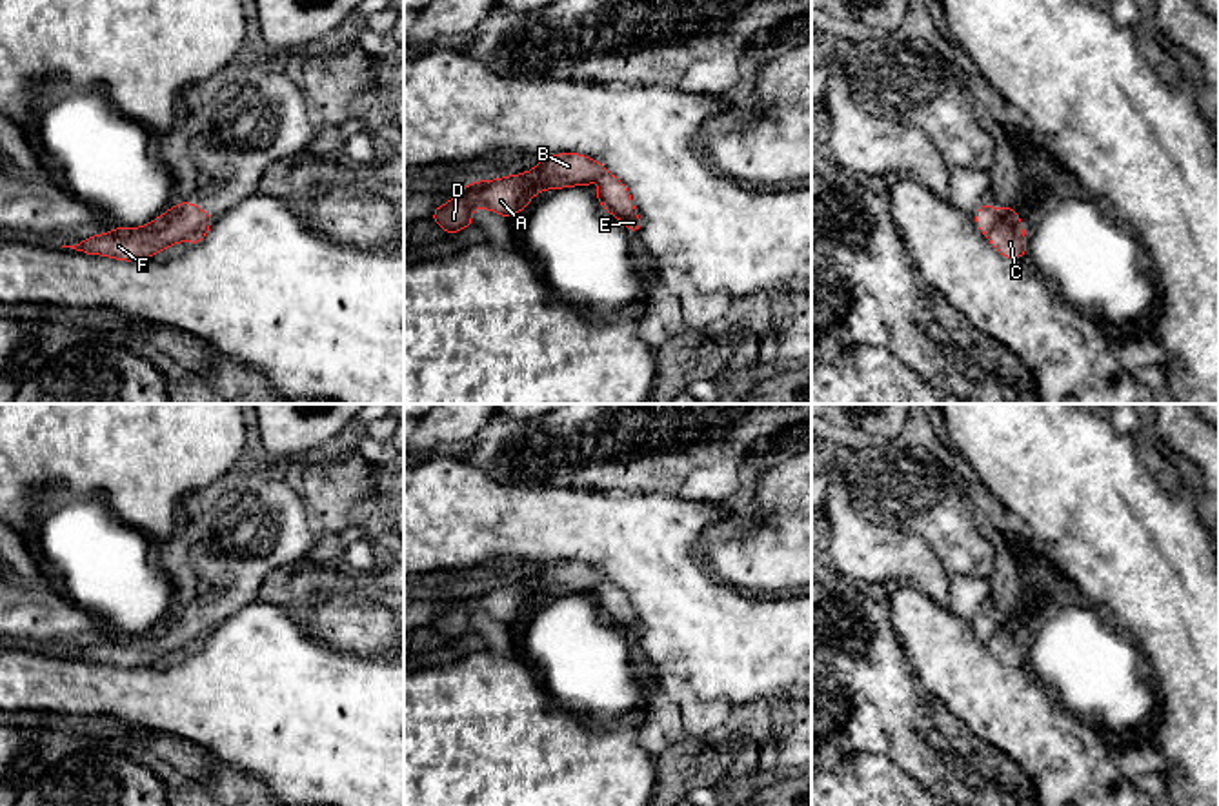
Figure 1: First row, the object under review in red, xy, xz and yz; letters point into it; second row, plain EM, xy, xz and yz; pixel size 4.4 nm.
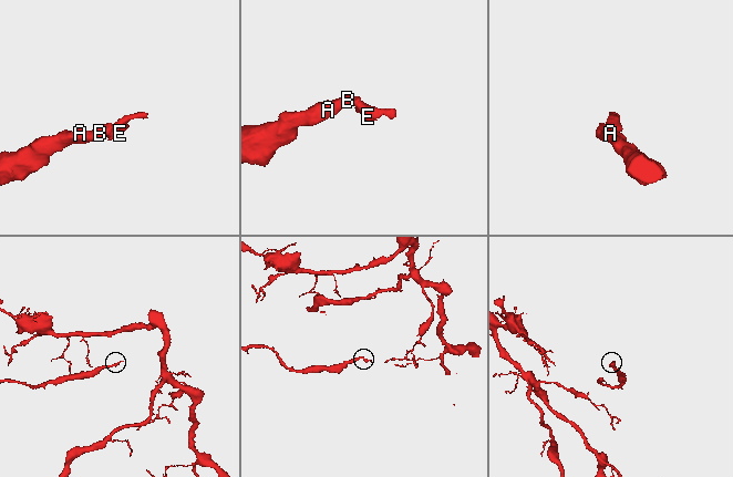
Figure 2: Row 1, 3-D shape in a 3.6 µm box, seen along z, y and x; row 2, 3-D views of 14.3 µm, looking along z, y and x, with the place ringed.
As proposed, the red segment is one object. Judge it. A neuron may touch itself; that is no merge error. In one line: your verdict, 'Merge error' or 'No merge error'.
Merge error

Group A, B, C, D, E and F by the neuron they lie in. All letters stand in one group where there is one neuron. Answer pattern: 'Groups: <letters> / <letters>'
Groups: A B D F / C E

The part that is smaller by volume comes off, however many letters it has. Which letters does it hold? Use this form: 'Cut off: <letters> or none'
Cut off: C, E

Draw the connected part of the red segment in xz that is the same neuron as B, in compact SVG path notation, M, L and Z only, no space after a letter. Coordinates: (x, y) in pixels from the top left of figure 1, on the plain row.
M573 559L551 562L540 566L539 573L526 580L469 589L453 608L438 613L431 626L446 642L453 642L468 633L475 633L471 619L479 613L508 626L524 619L539 599L571 593L588 595L606 580L606 575L589 564Z

